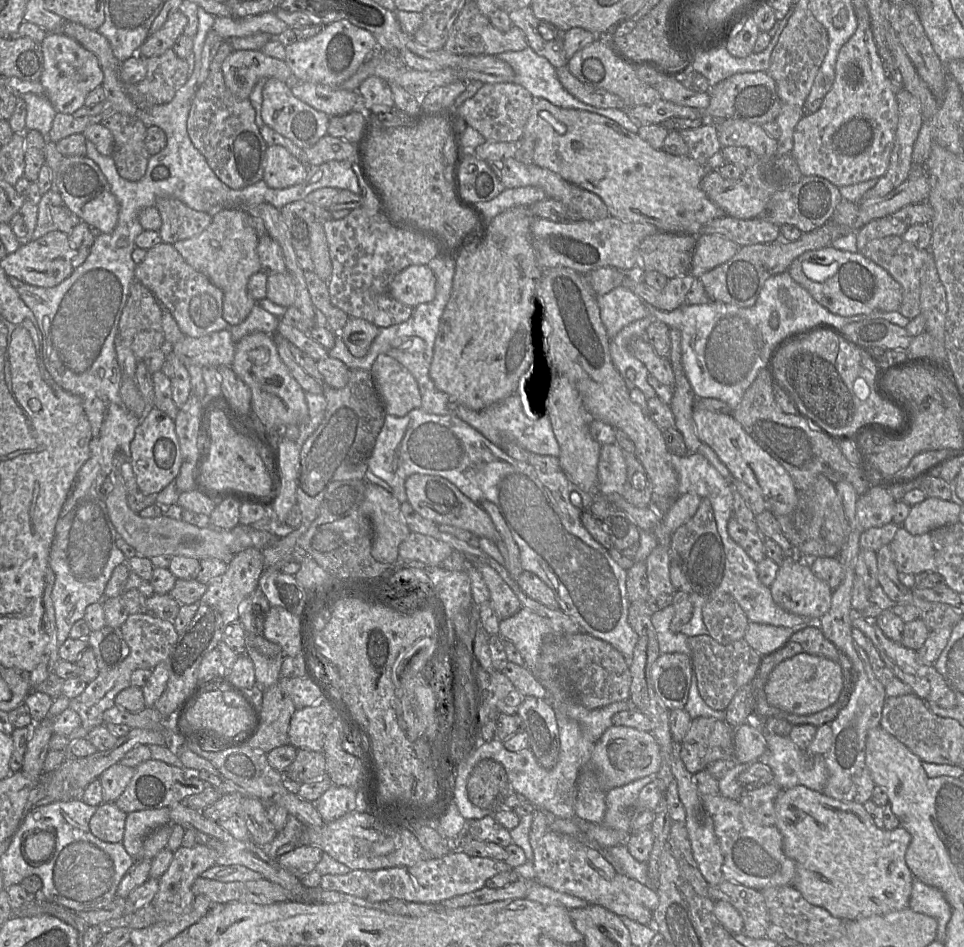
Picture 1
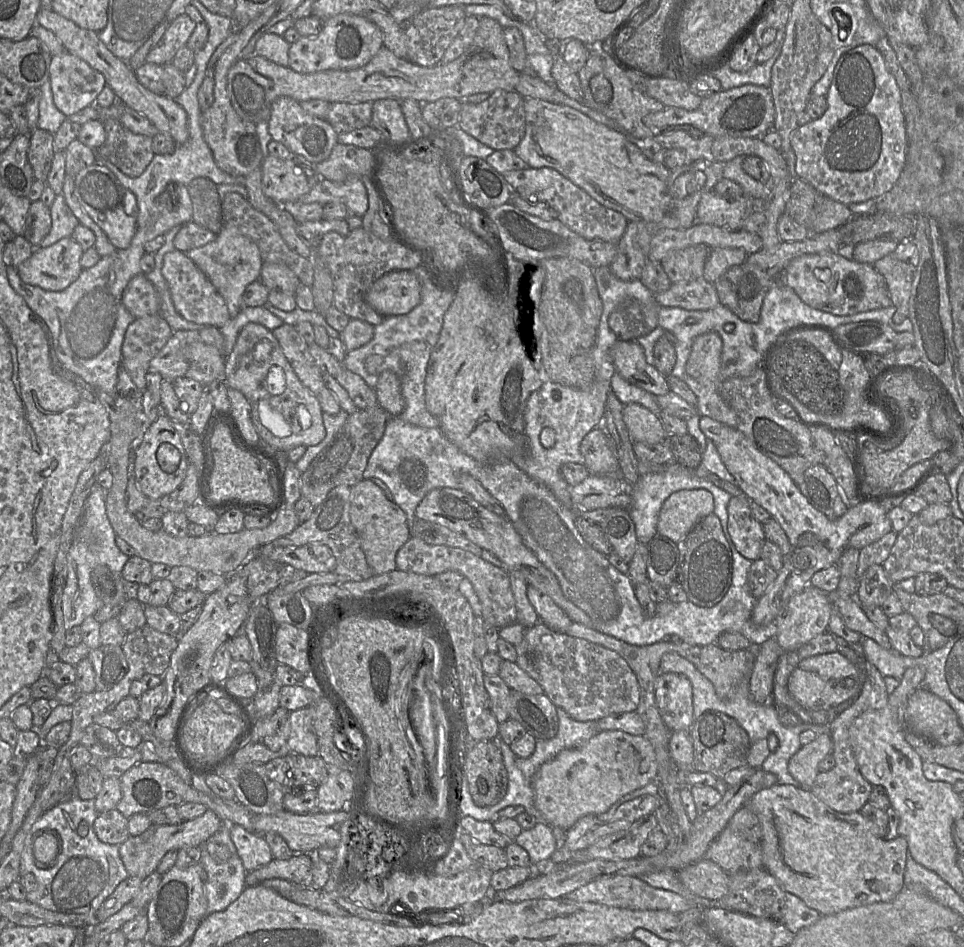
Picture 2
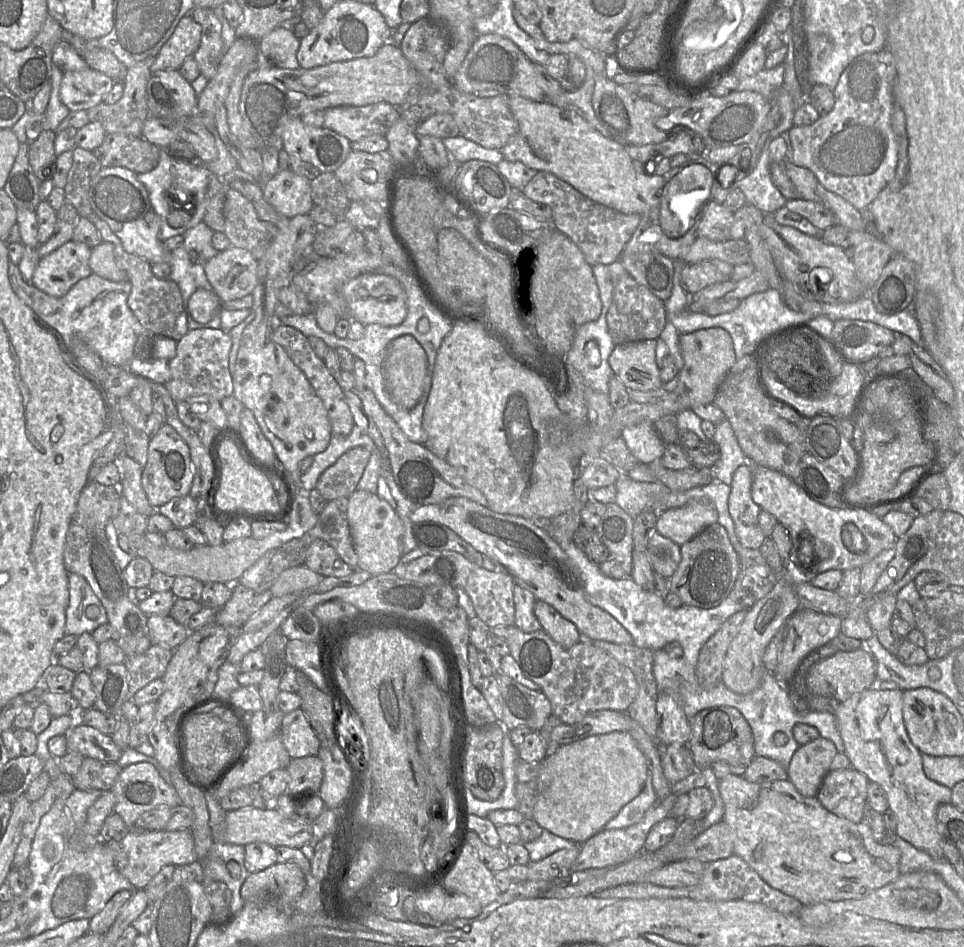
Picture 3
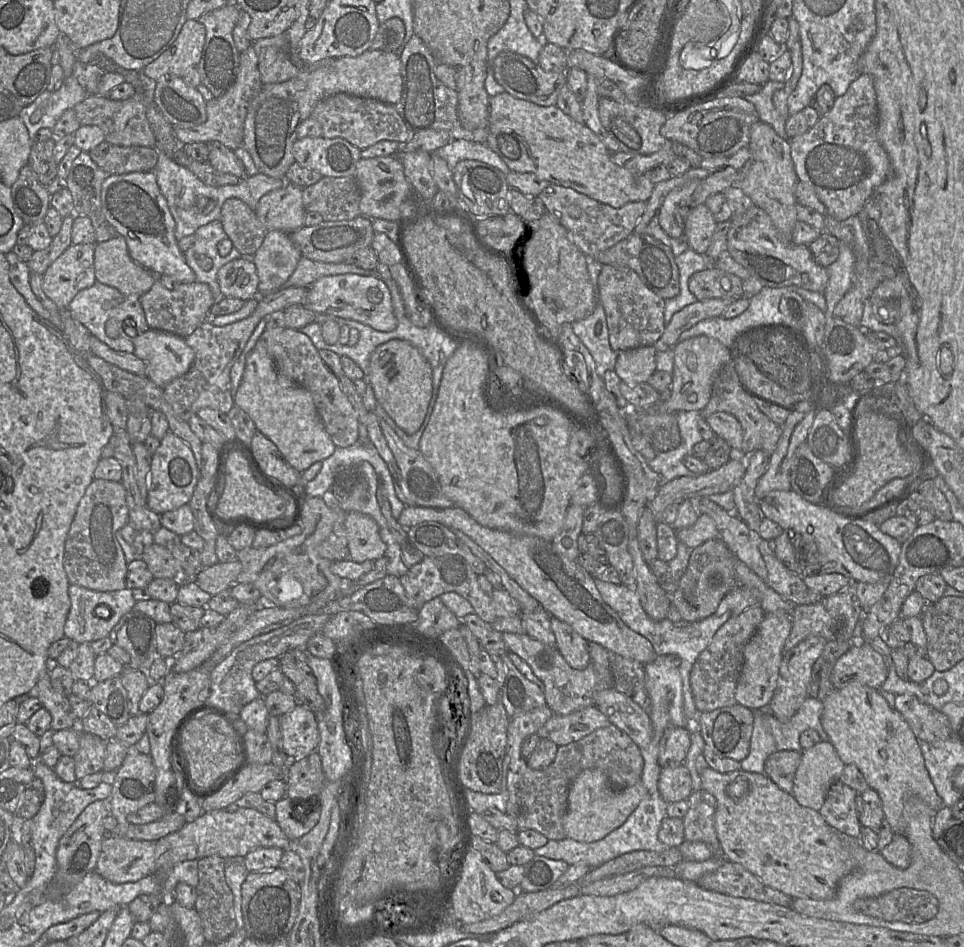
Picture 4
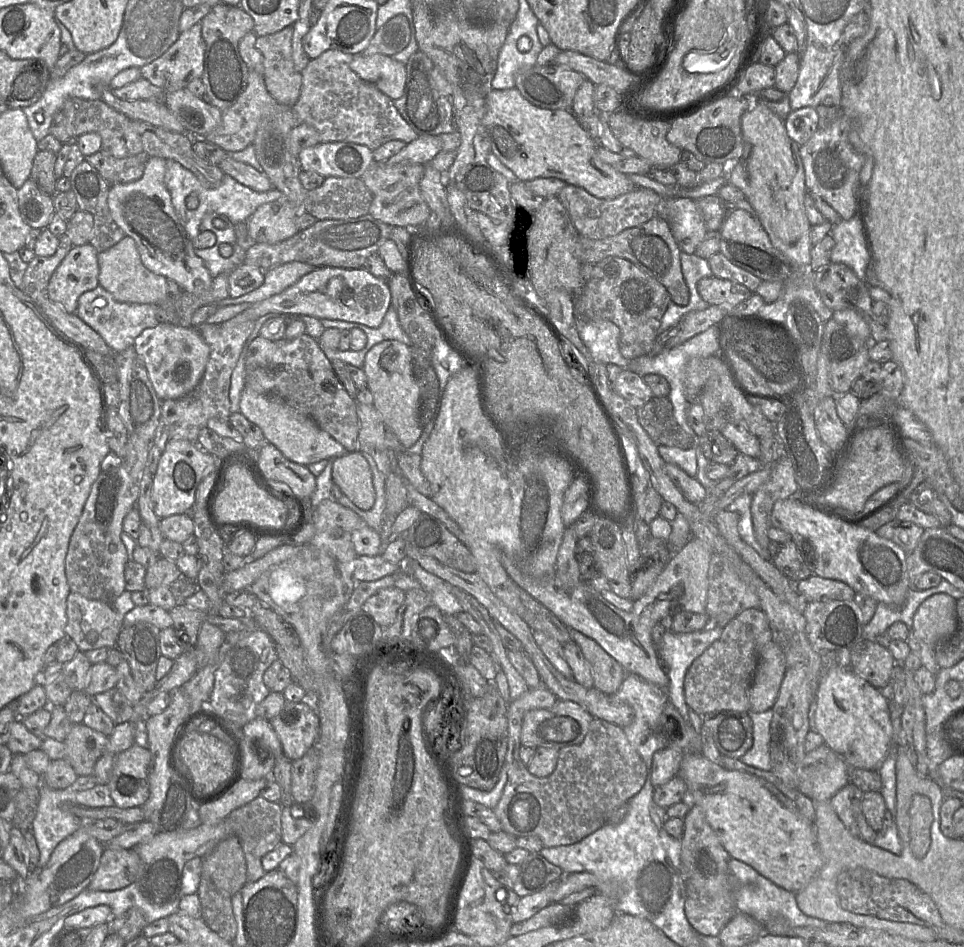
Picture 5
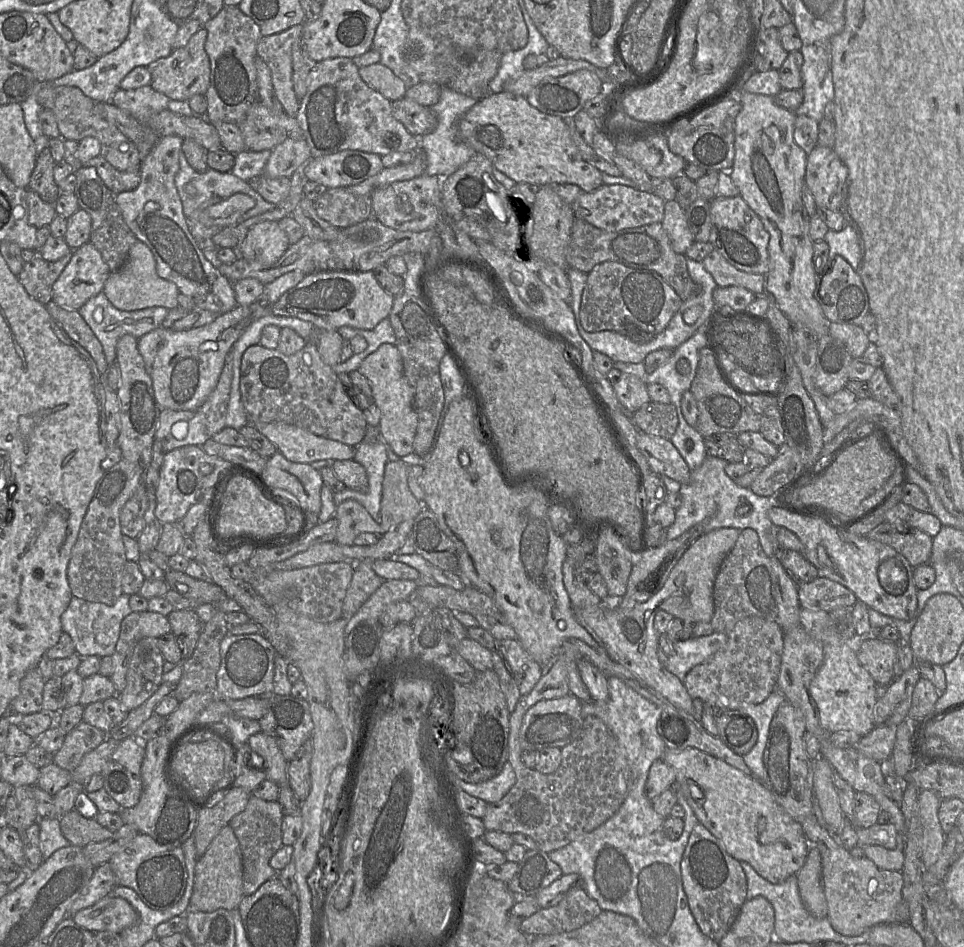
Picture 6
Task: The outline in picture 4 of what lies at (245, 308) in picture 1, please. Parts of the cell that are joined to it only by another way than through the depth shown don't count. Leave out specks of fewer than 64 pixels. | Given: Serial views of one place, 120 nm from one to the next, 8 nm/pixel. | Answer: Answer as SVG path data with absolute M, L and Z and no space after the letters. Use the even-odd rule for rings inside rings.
M241 256L224 264L217 280L221 295L247 301L258 297L258 275L252 257Z

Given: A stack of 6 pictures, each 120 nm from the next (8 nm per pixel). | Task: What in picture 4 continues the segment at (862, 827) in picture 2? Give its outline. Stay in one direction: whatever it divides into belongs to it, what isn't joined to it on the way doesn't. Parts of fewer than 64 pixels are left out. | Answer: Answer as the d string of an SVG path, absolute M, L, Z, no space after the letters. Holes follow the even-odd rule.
M710 767L700 772L701 788L716 799L715 831L721 845L721 856L742 865L763 884L792 899L832 898L839 881L852 870L852 859L844 848L839 831L831 827L819 811L804 807L796 798L777 786L765 774L735 770L720 773Z

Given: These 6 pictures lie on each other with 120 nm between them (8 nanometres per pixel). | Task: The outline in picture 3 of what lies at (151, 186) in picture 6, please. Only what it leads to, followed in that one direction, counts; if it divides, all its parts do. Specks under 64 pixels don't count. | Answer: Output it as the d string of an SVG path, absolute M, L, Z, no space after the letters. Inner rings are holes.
M124 167L102 168L91 182L89 198L94 212L120 239L126 253L140 257L149 263L168 263L169 251L159 238L161 217L155 212L145 186L138 181L137 174Z

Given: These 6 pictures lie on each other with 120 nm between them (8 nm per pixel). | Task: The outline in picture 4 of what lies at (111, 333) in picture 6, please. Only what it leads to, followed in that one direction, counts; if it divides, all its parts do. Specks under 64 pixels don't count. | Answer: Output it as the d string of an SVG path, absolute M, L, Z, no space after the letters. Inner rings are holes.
M98 281L91 287L80 290L70 302L69 309L73 317L83 324L92 335L113 350L128 353L134 352L133 340L125 333L123 329L124 323L134 327L137 335L142 334L149 329L138 296L125 296L116 288L102 284ZM108 321L114 321L117 325L118 336L116 338L110 338L106 334L105 325Z

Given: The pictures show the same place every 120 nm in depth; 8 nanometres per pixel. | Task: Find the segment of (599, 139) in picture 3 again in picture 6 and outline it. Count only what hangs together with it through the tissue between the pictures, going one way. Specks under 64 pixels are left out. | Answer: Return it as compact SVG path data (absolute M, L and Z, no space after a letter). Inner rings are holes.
M488 91L487 95L478 100L478 102L464 114L459 121L458 131L460 141L472 147L477 153L482 153L485 155L492 162L495 168L503 172L509 178L513 179L516 183L530 183L538 186L543 186L546 184L570 183L579 186L583 192L591 192L603 184L602 172L583 160L577 146L571 138L569 127L565 120L561 117L549 115L539 111L537 108L530 105L524 96L505 91L492 94L492 92Z

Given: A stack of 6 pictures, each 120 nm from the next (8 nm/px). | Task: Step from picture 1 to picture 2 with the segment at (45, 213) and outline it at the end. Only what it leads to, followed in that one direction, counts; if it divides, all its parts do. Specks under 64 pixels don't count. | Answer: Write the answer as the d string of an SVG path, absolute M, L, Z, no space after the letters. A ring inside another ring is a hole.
M56 195L50 207L52 225L49 234L42 240L40 247L48 247L62 238L71 237L75 227L79 224L63 195Z

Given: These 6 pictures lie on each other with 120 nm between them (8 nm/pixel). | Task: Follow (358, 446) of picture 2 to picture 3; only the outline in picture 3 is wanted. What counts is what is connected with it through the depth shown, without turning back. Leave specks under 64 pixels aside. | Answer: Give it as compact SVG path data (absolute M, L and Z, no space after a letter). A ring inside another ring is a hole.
M363 447L349 449L320 475L316 489L327 501L349 497L357 489L370 454Z

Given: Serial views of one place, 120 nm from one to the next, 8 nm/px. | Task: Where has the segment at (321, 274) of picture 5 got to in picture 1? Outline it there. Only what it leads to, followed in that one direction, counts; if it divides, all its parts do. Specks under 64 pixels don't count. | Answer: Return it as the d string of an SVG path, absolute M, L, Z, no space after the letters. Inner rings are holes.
M411 265L395 275L389 292L397 301L415 308L435 298L436 278L428 265Z

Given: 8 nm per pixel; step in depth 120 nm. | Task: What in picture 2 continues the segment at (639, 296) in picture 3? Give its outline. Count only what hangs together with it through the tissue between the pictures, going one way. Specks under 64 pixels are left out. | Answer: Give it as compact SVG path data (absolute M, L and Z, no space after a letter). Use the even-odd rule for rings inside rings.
M634 298L620 303L610 314L608 325L619 341L635 341L645 335L645 318L640 302Z

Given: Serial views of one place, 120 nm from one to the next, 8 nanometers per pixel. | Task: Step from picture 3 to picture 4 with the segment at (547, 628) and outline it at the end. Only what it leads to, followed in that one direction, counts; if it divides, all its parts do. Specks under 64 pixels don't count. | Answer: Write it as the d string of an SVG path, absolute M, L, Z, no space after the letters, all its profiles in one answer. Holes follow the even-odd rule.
M554 616L550 617L550 623L556 640L556 648L565 661L576 670L582 670L589 666L588 641L570 625Z

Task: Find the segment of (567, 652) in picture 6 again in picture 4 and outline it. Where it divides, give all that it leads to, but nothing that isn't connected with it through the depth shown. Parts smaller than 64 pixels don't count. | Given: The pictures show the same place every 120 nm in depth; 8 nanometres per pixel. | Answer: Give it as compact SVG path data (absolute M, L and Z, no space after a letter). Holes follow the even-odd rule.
M545 704L509 718L506 745L506 753L510 757L507 775L509 796L505 812L517 822L519 830L532 829L543 834L548 840L563 840L566 838L563 818L568 806L569 790L573 781L584 770L601 770L614 788L623 790L640 781L644 761L640 748L633 740L618 727L610 724L577 741L558 746L553 762L545 769L531 769L521 754L521 744L525 737L536 733L552 715L553 712Z

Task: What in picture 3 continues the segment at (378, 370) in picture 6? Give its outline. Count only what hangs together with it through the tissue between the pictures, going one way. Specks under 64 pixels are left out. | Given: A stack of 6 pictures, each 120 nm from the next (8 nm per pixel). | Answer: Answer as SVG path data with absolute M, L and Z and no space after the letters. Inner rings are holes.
M401 335L389 343L382 375L394 403L406 410L419 403L424 391L427 367L426 352L412 335Z

